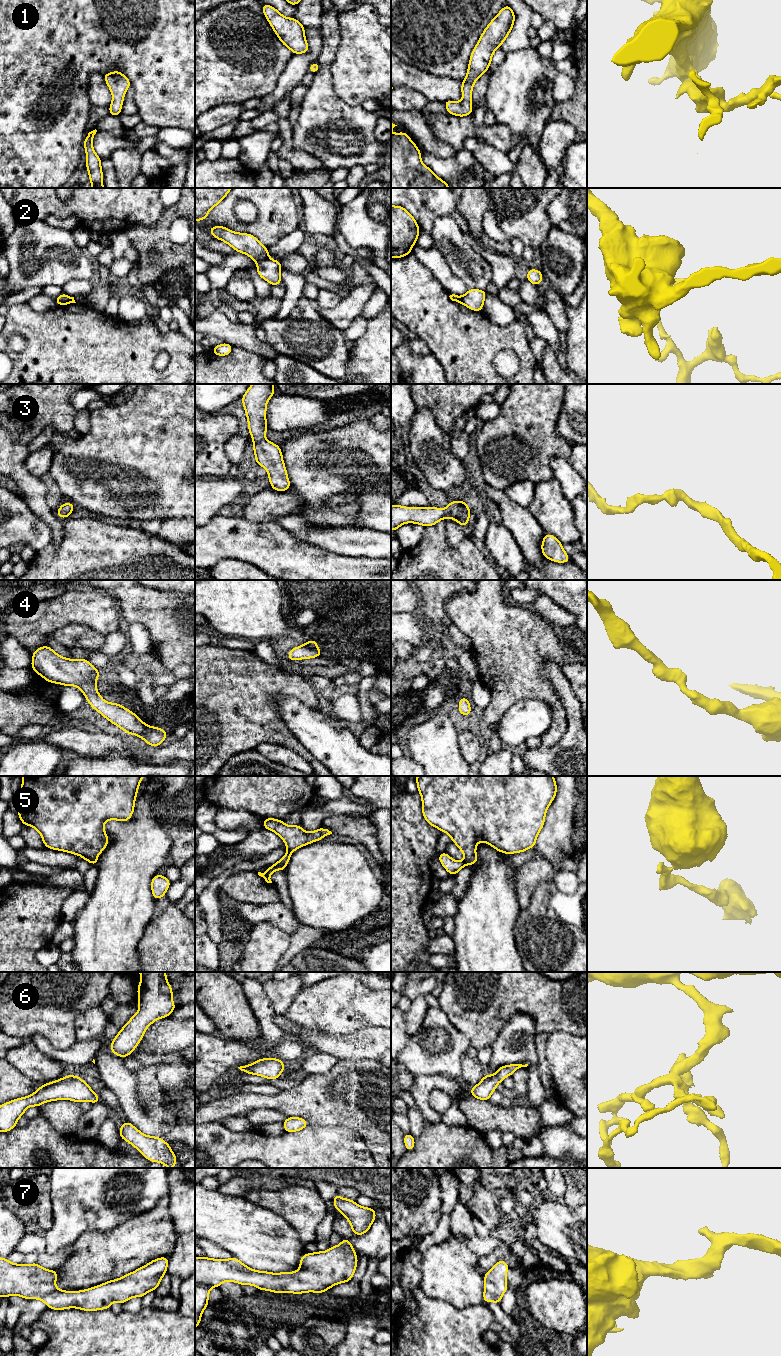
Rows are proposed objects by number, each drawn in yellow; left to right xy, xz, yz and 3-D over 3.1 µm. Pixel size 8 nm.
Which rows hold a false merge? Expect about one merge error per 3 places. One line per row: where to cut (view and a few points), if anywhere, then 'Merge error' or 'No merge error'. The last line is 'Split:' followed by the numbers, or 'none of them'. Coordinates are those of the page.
1: No split. No merge error
2: Split along xz (268, 256), (257, 263). Merge error
3: No split. No merge error
4: No split. No merge error
5: Split along xz (287, 850), (291, 852). Merge error
6: No split. No merge error
7: No split. No merge error
Split: 2, 5

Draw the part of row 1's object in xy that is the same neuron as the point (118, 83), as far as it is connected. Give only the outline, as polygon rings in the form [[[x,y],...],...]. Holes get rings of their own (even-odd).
[[[118,70],[102,75],[106,84],[109,86],[113,97],[113,100],[109,106],[109,114],[113,116],[119,116],[121,114],[125,93],[131,86],[130,80]]]

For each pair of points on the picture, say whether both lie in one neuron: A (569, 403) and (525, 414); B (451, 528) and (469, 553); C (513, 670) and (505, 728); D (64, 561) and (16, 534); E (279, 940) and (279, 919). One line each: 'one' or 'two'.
A: two
B: two
C: two
D: two
E: two

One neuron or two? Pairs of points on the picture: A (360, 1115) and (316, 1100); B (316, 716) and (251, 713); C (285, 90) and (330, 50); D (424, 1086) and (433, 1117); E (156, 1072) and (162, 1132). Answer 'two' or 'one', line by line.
A: one
B: two
C: two
D: one
E: two

